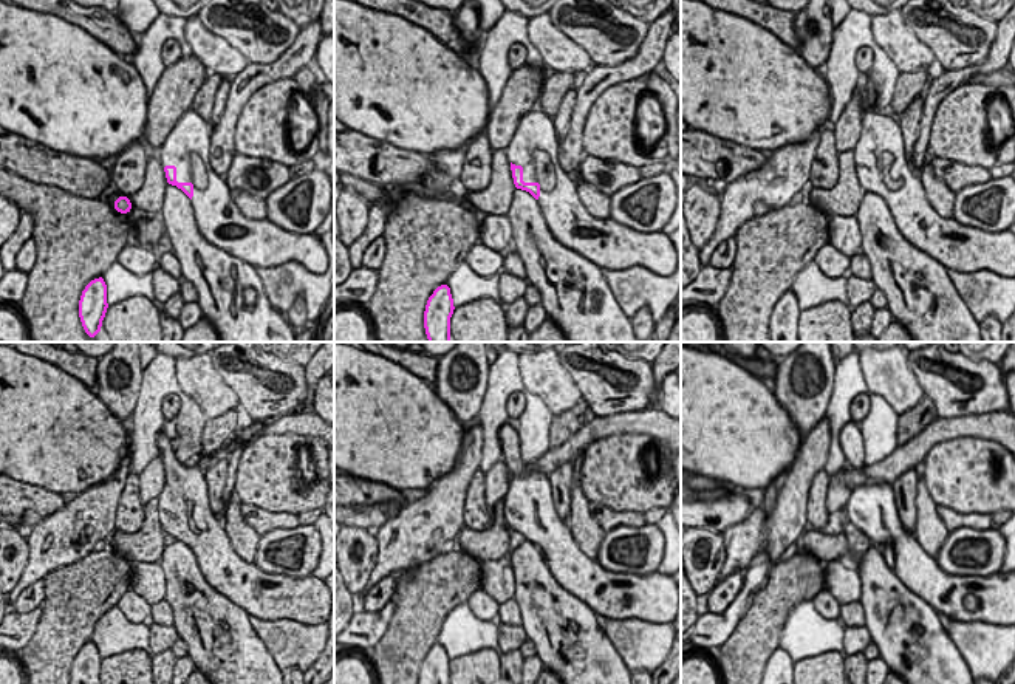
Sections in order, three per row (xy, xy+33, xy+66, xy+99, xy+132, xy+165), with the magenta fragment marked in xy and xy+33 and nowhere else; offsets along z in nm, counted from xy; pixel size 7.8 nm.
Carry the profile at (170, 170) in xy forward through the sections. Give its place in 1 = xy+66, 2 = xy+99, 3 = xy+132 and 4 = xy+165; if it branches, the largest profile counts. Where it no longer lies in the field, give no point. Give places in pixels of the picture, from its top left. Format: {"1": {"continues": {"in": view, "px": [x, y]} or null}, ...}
{"1": {"continues": {"in": "xy+66", "px": [879, 189]}}, "2": {"continues": {"in": "xy+99", "px": [167, 519]}}, "3": {"continues": {"in": "xy+132", "px": [514, 520]}}, "4": {"continues": {"in": "xy+165", "px": [882, 536]}}}

